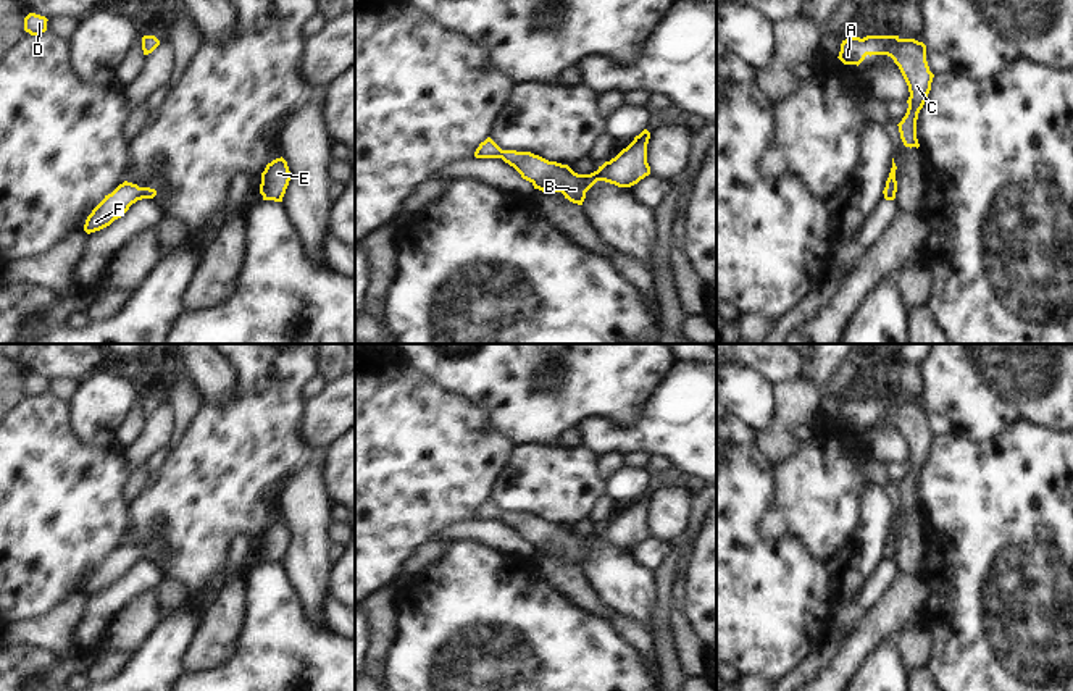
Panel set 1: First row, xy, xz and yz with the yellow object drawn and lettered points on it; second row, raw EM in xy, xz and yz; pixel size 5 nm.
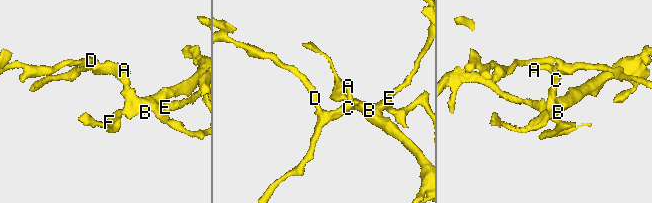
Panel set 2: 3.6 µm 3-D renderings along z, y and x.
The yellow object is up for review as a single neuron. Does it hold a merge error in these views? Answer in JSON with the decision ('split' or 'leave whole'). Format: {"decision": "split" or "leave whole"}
{"decision": "leave whole"}

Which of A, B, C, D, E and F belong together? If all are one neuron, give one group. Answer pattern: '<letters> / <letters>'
A B C D E F

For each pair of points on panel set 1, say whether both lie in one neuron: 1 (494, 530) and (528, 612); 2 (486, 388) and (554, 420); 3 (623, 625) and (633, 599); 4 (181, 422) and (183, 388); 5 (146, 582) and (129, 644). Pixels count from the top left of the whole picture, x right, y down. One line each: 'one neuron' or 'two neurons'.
1: two neurons
2: one neuron
3: two neurons
4: one neuron
5: two neurons

